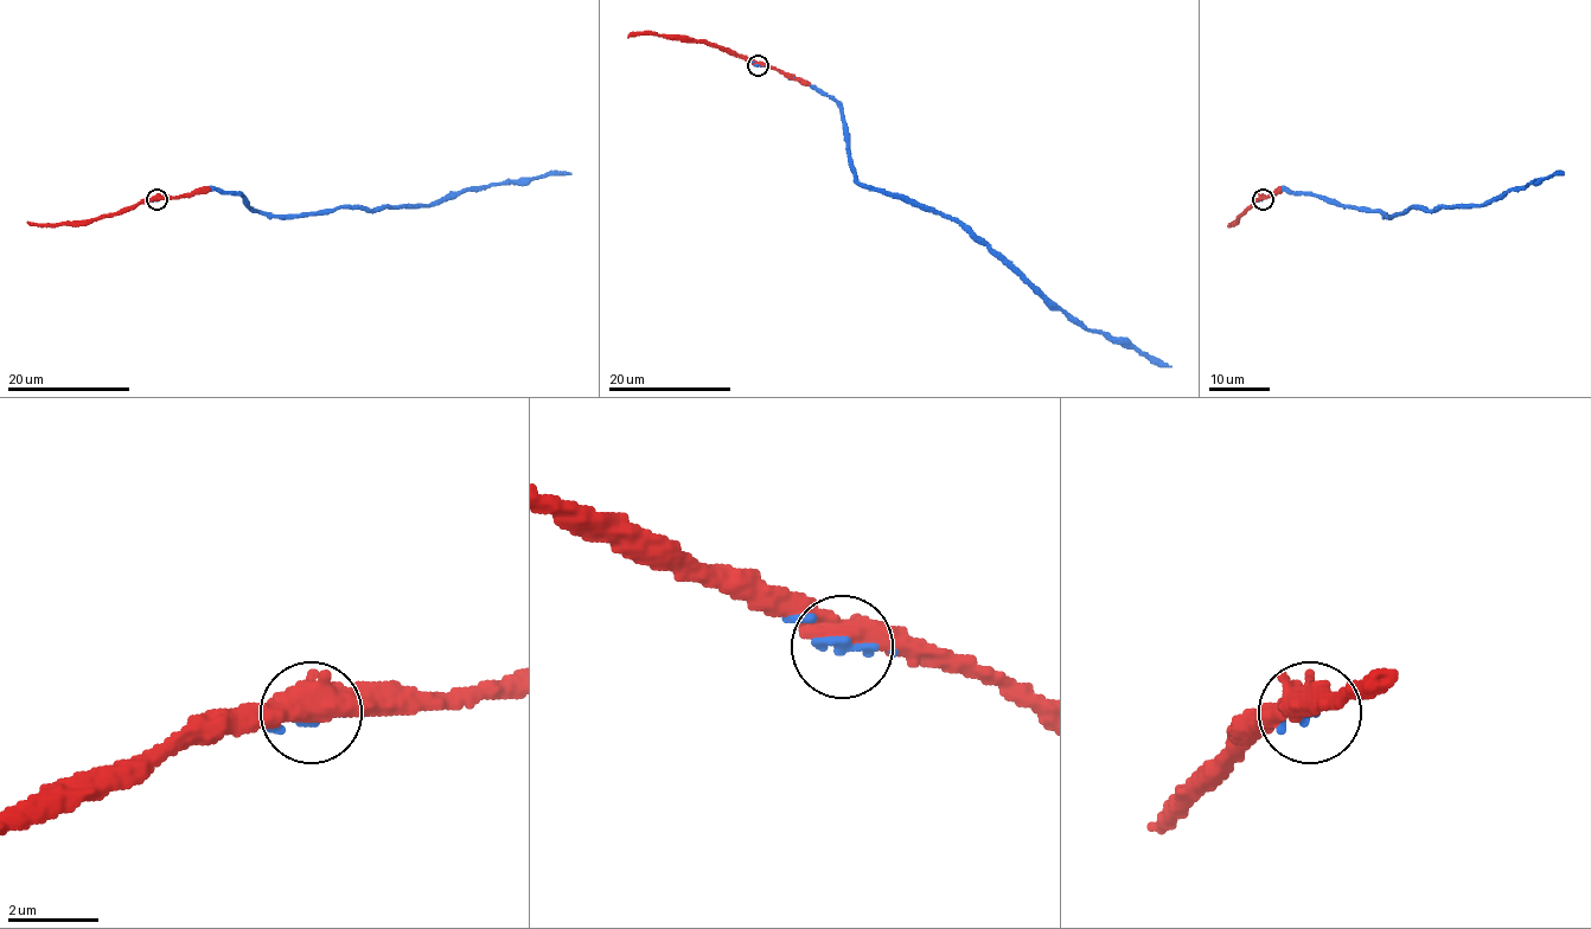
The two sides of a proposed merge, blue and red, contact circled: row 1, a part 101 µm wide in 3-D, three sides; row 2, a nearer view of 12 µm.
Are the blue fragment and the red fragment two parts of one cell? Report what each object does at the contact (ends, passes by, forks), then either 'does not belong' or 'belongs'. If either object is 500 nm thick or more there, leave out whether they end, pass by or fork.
blue ends; red forks; belongs

